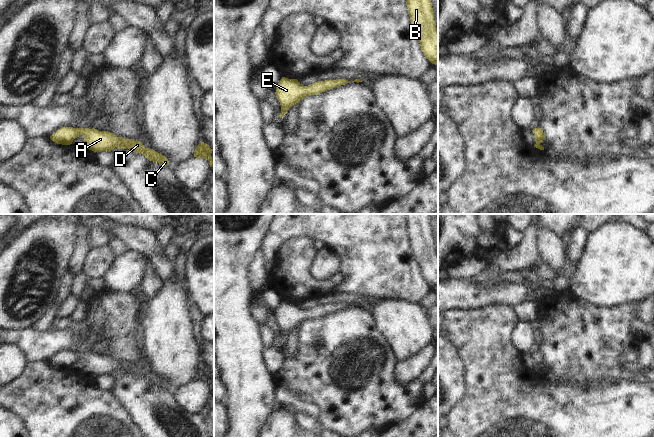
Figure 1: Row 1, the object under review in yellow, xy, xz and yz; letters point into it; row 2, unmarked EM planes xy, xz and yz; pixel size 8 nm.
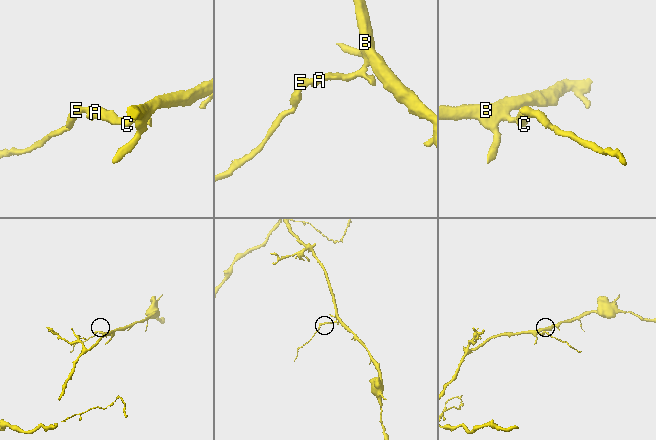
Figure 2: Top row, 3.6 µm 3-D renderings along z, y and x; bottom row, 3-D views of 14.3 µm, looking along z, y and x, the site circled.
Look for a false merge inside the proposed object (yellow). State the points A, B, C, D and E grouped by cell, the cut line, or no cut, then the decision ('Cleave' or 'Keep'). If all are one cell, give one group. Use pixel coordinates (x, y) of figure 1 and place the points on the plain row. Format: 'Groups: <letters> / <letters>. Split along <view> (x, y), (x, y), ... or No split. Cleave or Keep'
Groups: A B C D E. No split. Keep

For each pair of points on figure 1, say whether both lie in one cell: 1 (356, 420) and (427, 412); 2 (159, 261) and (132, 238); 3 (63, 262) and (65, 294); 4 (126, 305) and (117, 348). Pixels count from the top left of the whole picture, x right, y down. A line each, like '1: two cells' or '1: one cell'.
1: two cells
2: one cell
3: two cells
4: one cell

